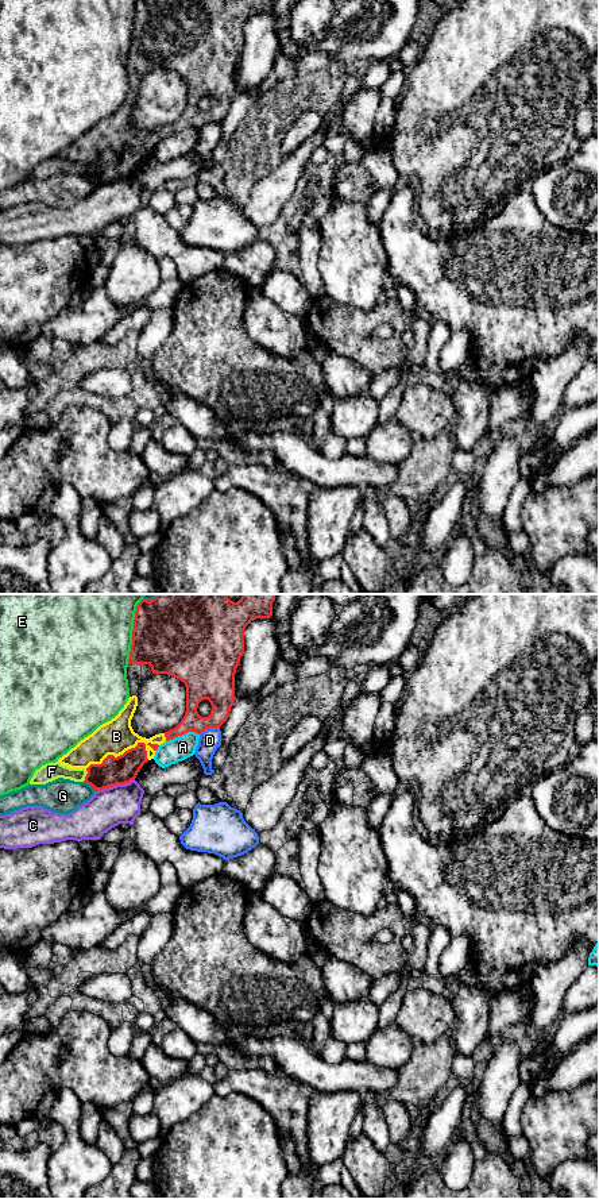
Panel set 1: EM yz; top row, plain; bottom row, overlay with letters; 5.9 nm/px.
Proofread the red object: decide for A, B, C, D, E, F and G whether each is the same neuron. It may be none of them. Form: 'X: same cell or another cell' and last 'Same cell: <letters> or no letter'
A: another cell
B: same cell
C: another cell
D: another cell
E: another cell
F: another cell
G: another cell
Same cell: B

